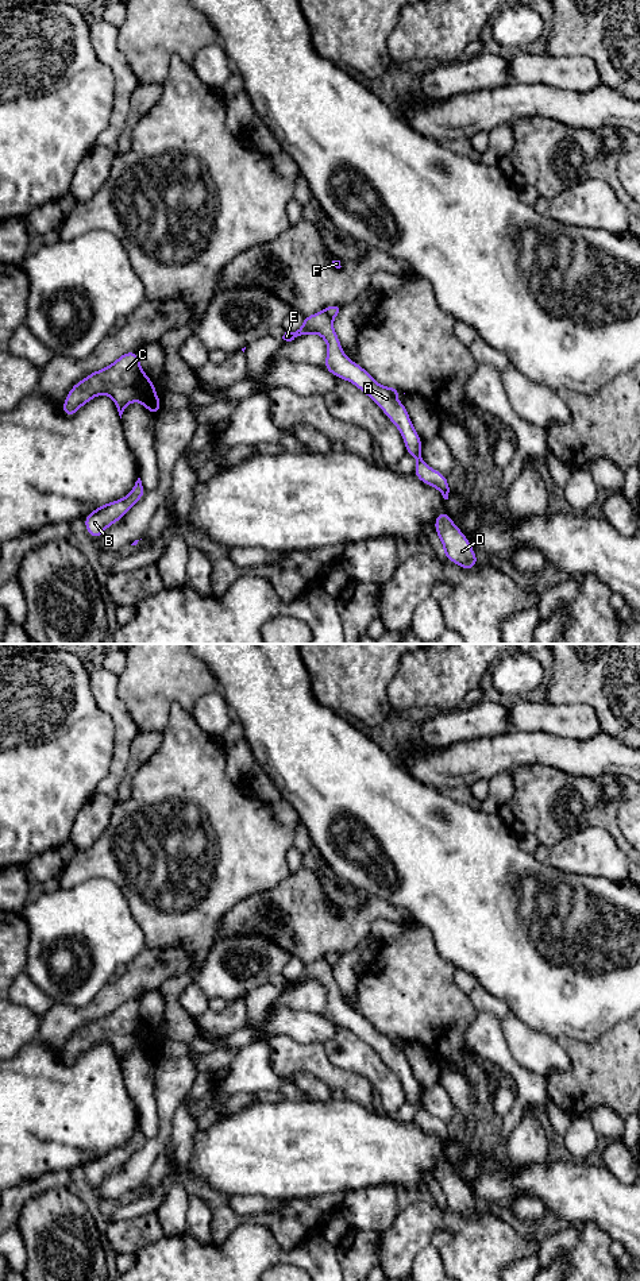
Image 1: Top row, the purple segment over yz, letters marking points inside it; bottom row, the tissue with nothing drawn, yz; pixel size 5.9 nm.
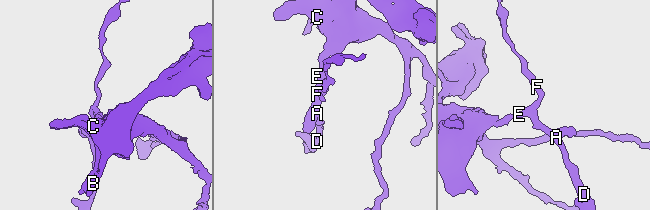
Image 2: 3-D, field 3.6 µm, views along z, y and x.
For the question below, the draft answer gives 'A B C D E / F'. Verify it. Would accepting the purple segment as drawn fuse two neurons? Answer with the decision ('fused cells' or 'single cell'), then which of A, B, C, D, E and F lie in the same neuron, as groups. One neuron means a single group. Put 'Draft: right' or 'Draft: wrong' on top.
Draft: right
fused cells; groups A B C D E / F

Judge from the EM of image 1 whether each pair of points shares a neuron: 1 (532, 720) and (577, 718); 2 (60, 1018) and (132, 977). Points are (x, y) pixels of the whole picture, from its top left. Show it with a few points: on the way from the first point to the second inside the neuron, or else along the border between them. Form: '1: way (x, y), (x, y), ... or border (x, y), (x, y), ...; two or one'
1: way (543, 720), (566, 721); one
2: way (77, 1017), (97, 1009), (115, 994); one

